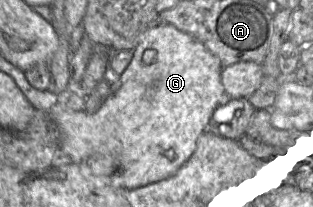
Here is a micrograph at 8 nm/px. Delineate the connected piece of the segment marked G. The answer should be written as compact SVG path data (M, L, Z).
M159 23L150 28L141 35L140 41L132 51L133 56L130 63L123 73L116 78L113 92L104 100L103 105L97 112L72 111L60 103L53 105L48 112L49 118L58 134L60 148L74 164L79 166L80 172L83 176L86 176L86 180L97 187L132 190L160 182L174 175L193 155L198 138L208 131L208 125L214 111L227 99L221 79L223 68L219 60L200 41L188 33L178 30L173 25Z

